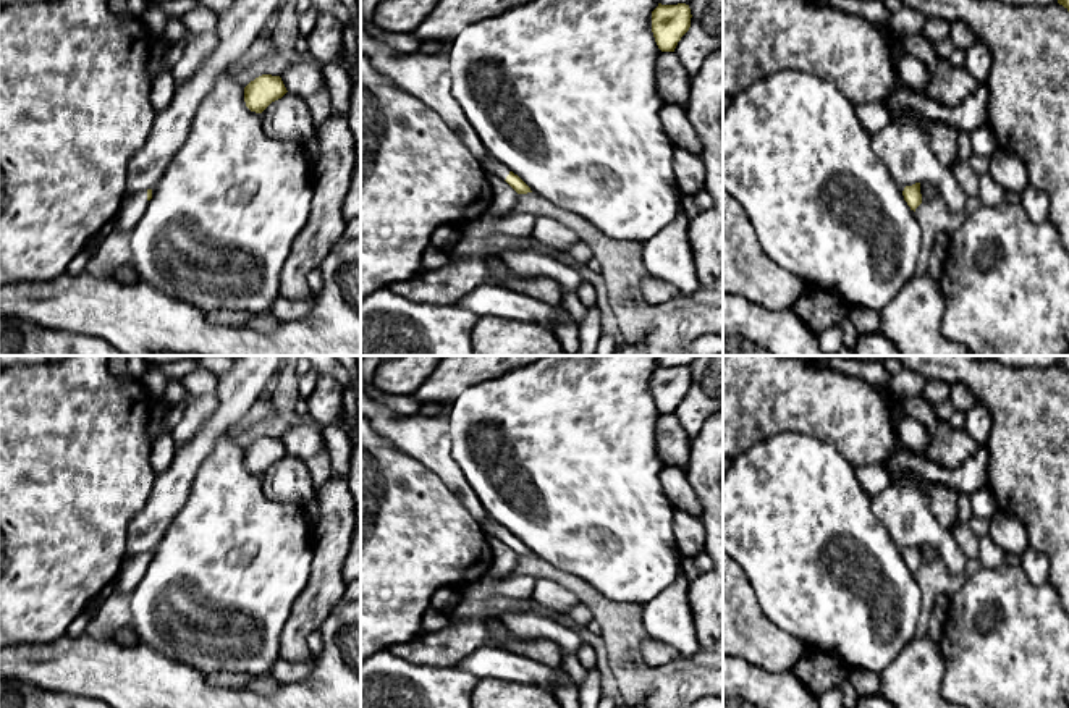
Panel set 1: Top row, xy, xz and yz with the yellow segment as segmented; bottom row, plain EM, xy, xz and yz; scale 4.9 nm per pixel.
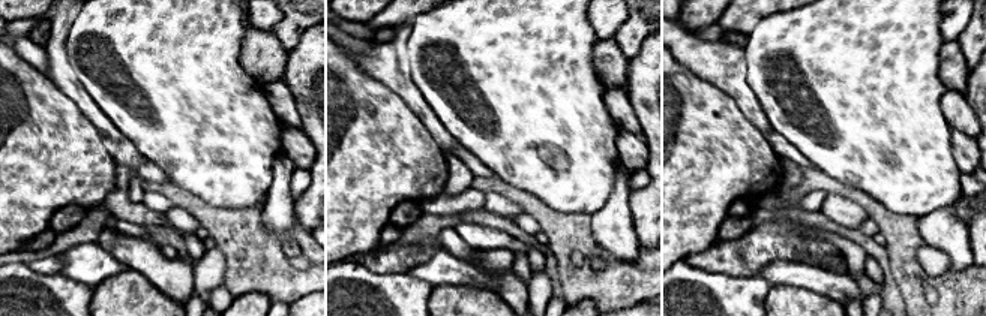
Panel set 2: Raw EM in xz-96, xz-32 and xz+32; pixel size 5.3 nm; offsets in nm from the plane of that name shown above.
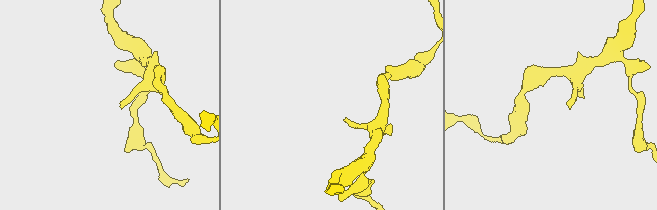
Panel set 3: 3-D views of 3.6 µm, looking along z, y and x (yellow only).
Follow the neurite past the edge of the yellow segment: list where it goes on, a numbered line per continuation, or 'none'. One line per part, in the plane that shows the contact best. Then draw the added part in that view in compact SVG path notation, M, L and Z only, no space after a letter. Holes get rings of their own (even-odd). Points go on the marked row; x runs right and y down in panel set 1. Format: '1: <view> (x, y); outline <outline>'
1: xy (133, 206); outline M137 191L128 194L116 213L112 220L108 230L112 231L129 231L142 217L144 210L147 209L147 191Z

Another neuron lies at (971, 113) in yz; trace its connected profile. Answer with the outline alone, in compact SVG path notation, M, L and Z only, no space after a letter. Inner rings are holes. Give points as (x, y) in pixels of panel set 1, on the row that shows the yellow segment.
M891 32L891 58L898 71L898 79L889 95L889 105L894 110L909 108L928 120L956 128L959 134L970 134L988 123L990 92L985 84L980 84L970 97L954 107L941 105L927 95L914 92L902 82L899 68L904 53L902 37Z

